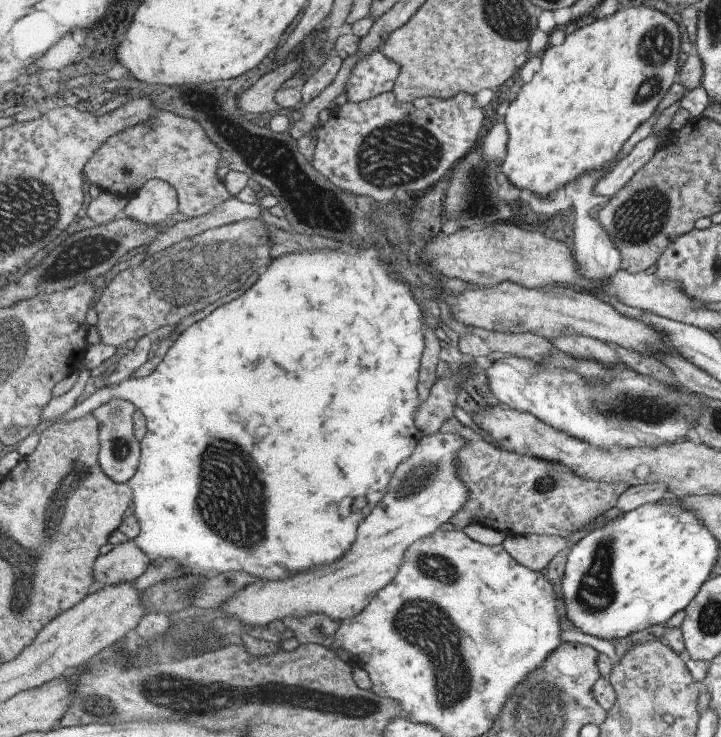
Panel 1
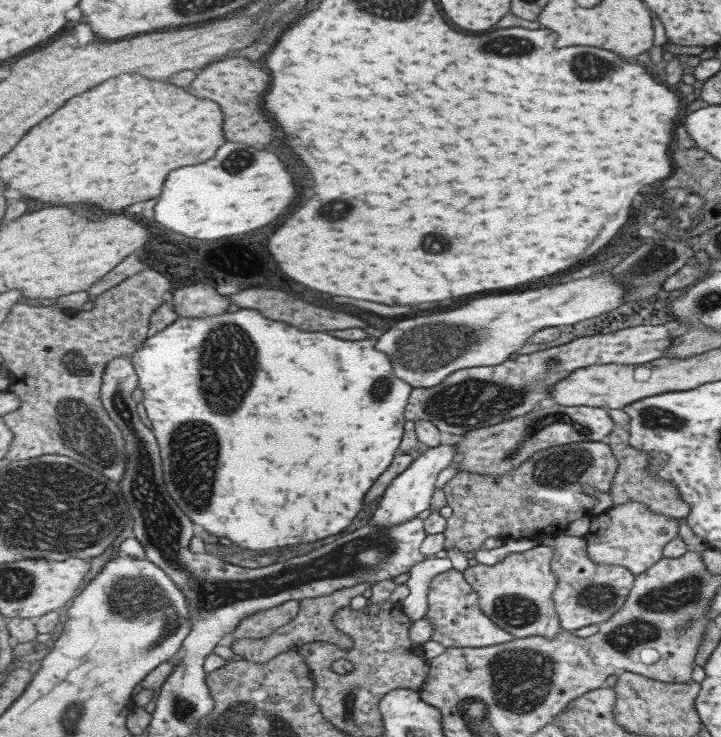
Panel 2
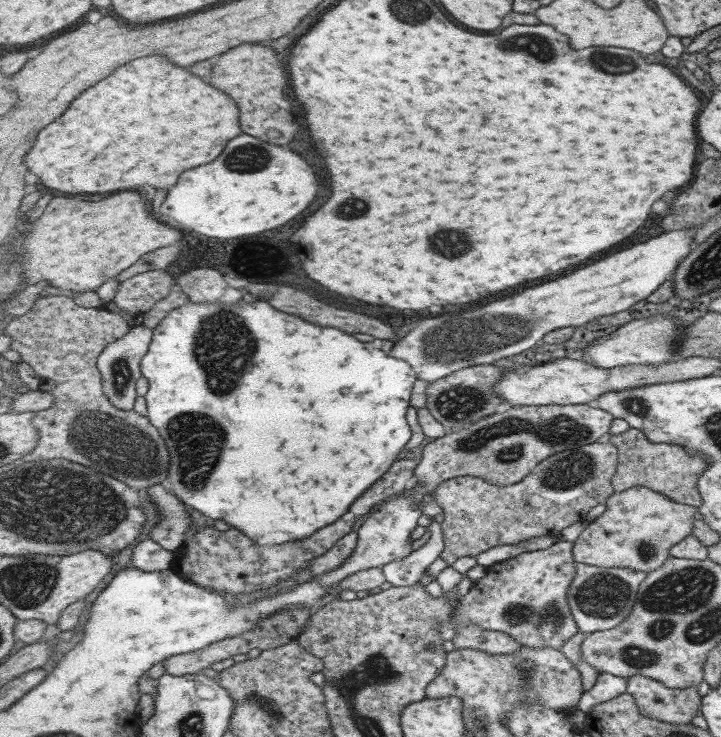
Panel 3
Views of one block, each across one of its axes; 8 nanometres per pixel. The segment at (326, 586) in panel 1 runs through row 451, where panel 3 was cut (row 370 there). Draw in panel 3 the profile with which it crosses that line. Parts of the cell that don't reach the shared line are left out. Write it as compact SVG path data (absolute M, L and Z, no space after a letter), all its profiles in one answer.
M694 228L663 231L663 234L647 242L631 246L631 250L627 248L627 250L615 252L607 256L605 260L595 262L587 268L581 268L565 278L529 288L523 294L513 296L513 298L503 298L503 302L497 300L487 306L479 306L479 310L463 310L463 314L447 314L447 318L420 320L417 326L414 326L405 337L394 344L391 354L395 358L411 363L413 369L417 371L417 378L432 383L471 366L491 365L496 360L521 354L524 350L540 350L543 348L543 336L547 336L549 332L557 328L583 326L600 316L627 310L635 302L649 297L663 282L671 279L680 261L691 252L691 244L693 244L691 229Z

